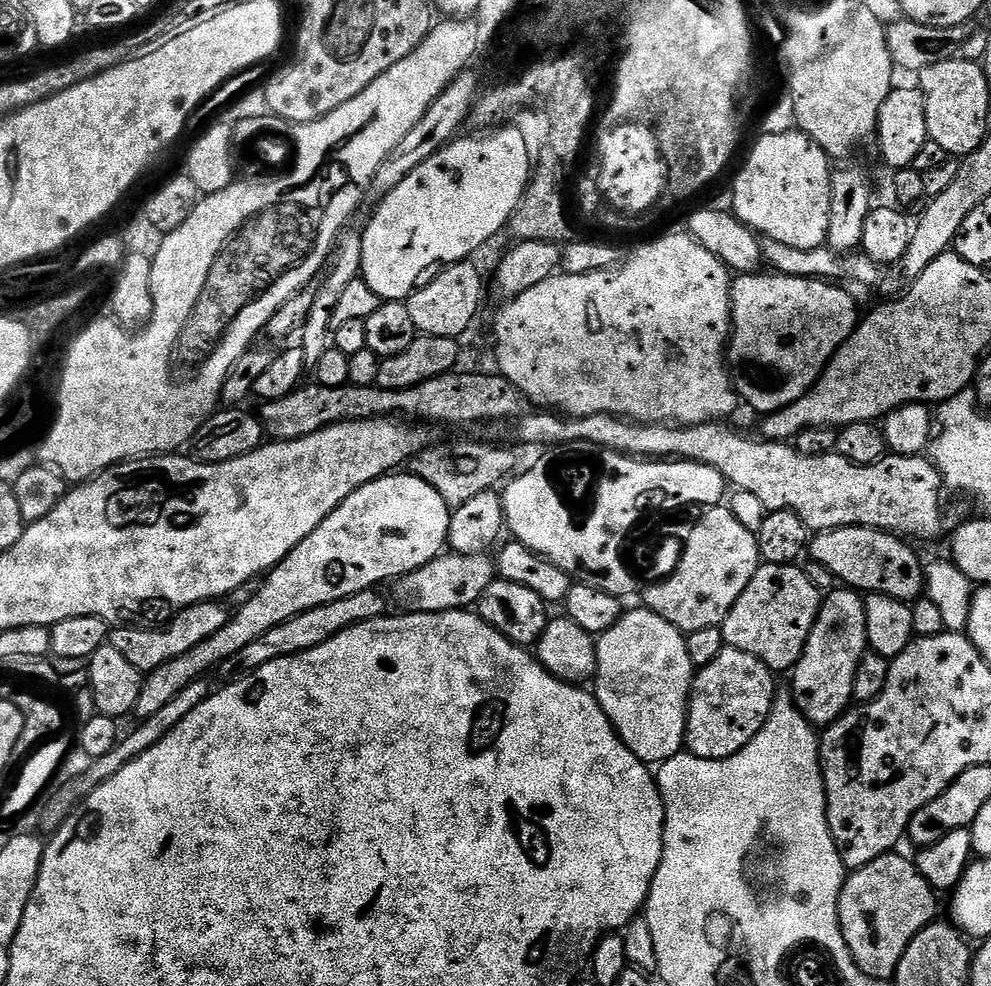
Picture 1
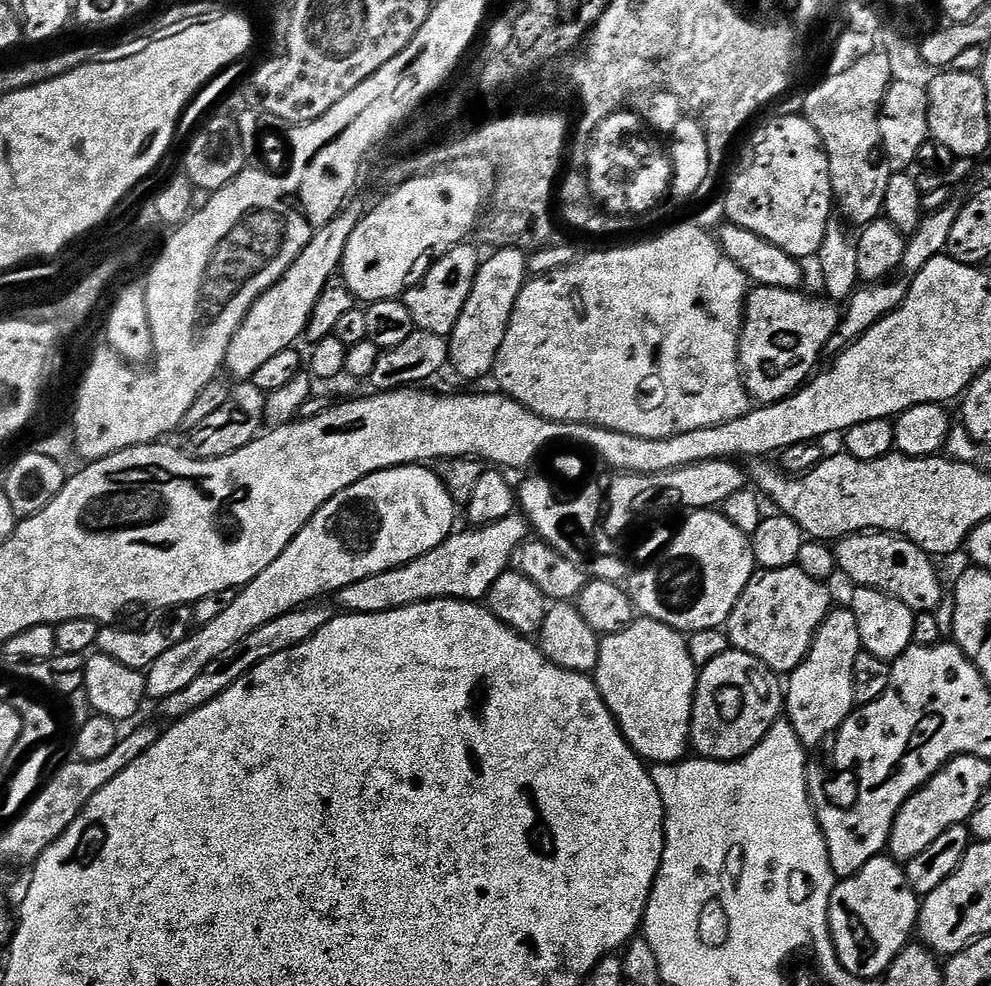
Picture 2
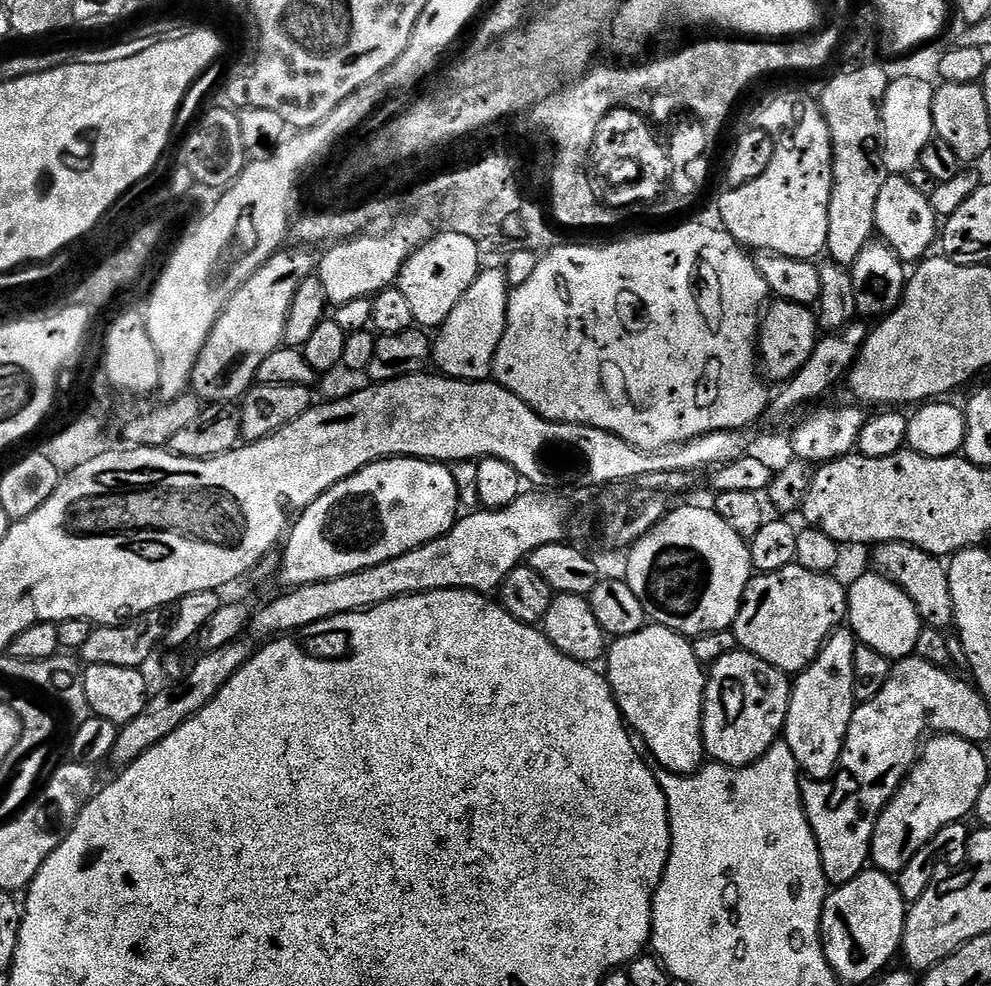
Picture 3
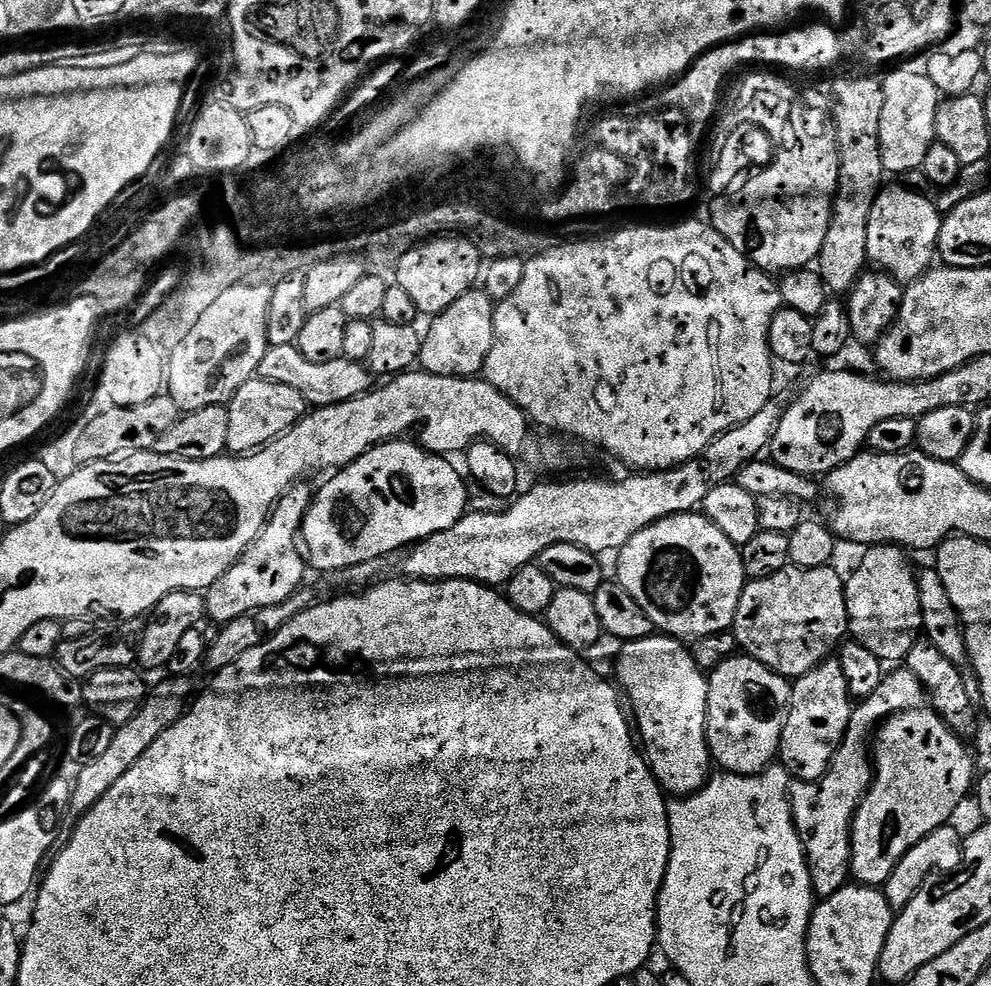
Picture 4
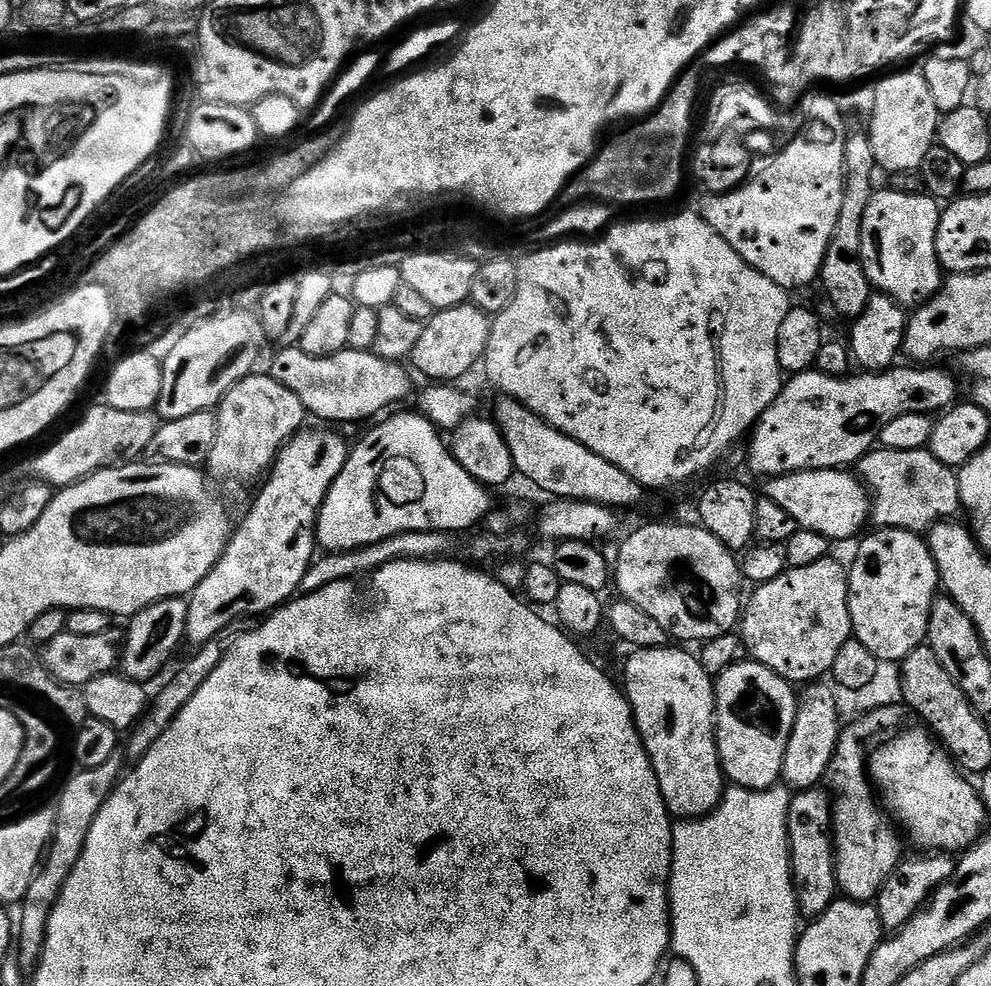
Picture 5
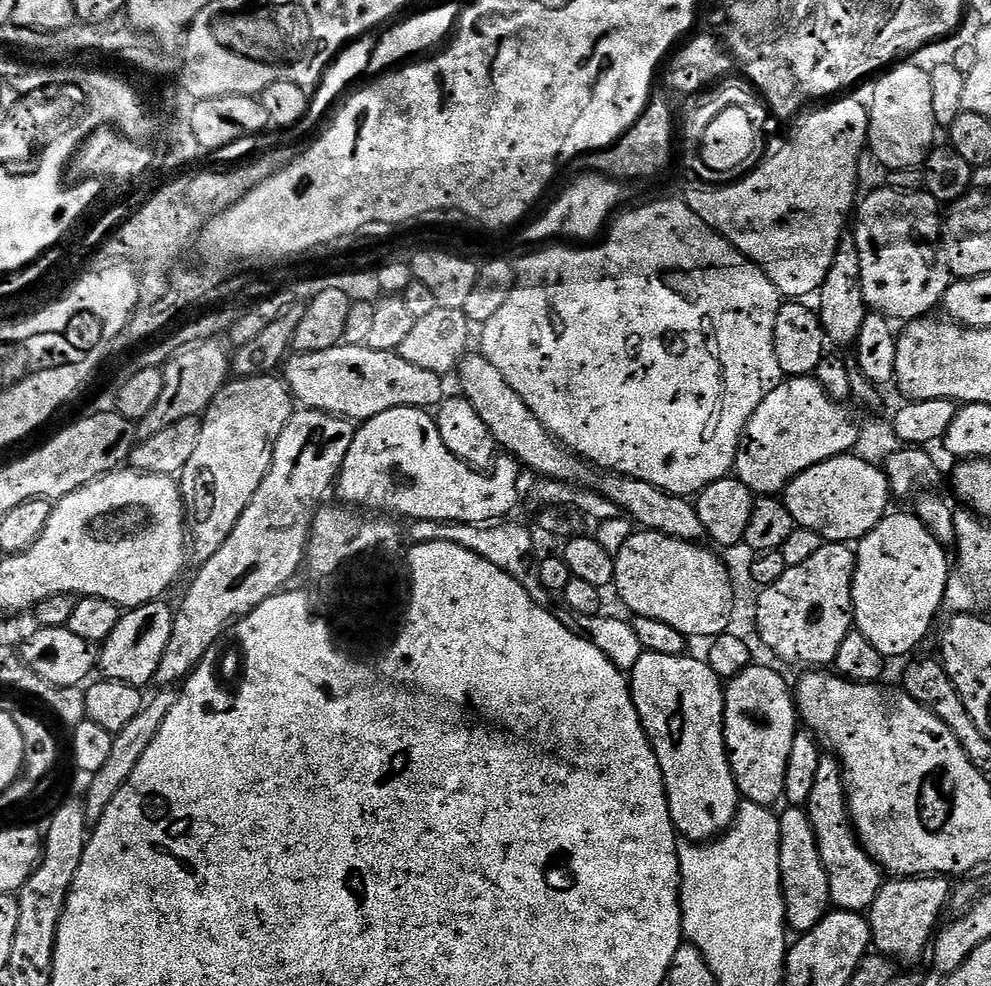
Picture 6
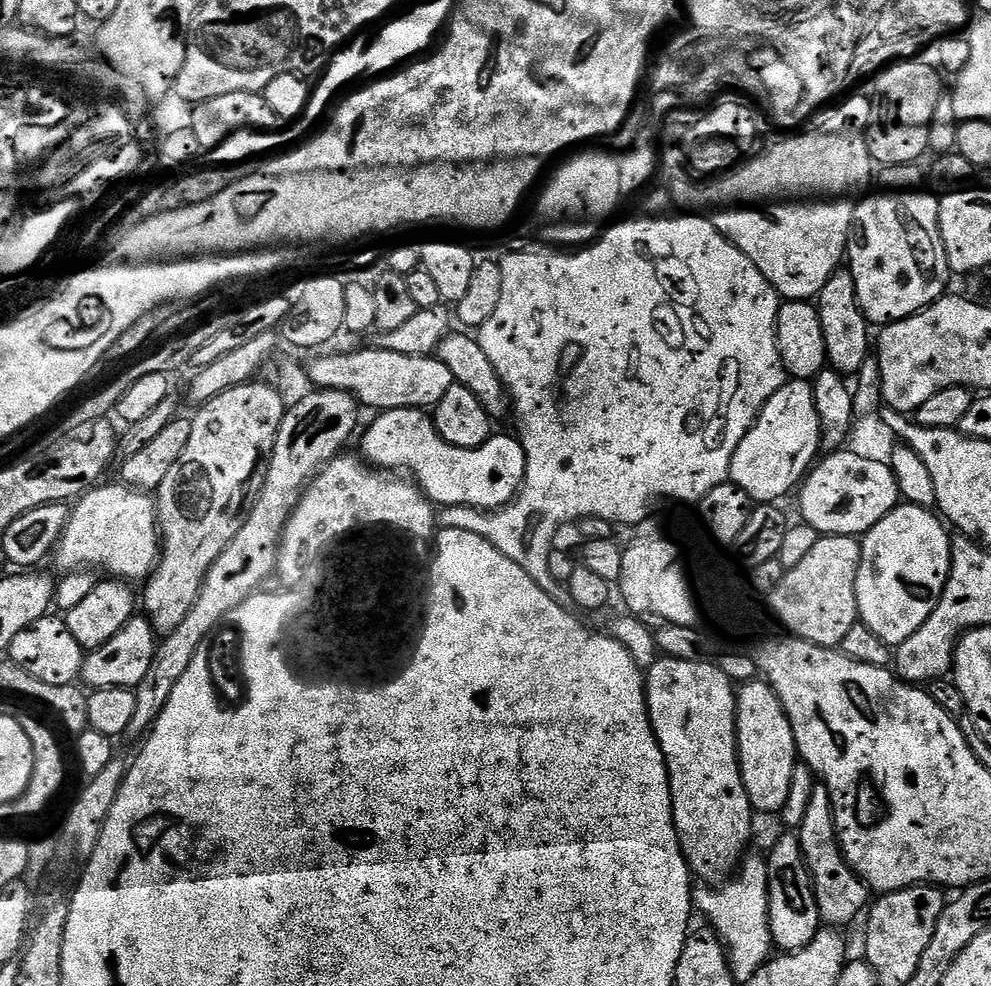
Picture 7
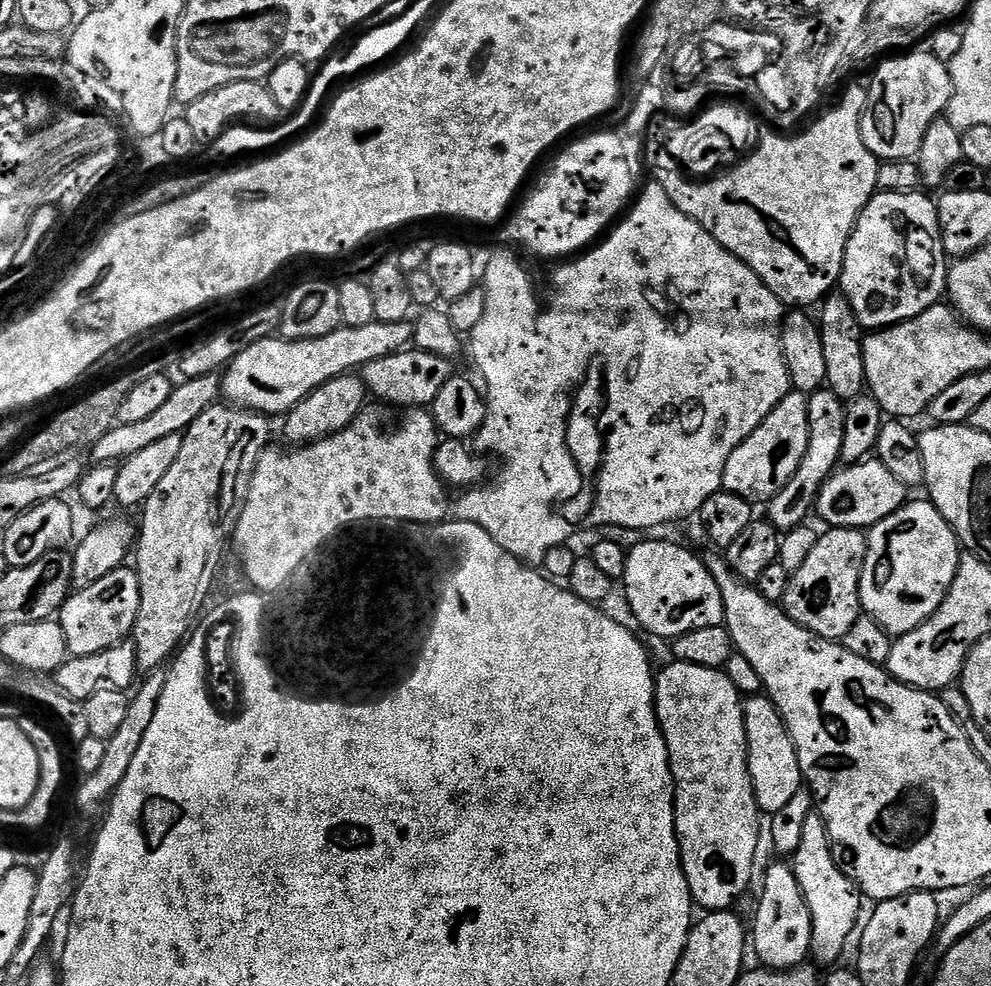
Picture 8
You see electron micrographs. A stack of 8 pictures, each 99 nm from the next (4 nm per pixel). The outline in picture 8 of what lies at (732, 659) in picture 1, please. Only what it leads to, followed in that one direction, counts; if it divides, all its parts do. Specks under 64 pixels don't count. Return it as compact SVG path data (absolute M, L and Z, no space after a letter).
M757 694L743 701L744 725L746 726L746 750L748 769L754 786L754 798L761 813L771 814L787 806L804 787L804 775L798 762L794 742L784 725L782 714L767 695Z

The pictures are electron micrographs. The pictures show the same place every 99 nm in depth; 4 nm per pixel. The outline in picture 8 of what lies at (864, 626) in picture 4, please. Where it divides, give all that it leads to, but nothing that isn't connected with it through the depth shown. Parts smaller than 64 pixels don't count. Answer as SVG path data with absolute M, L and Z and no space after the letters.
M927 499L914 500L905 502L898 511L875 524L867 533L868 553L860 575L861 609L875 618L893 638L905 636L907 632L929 620L934 610L942 606L954 582L954 574L958 574L962 555L962 545L940 511Z

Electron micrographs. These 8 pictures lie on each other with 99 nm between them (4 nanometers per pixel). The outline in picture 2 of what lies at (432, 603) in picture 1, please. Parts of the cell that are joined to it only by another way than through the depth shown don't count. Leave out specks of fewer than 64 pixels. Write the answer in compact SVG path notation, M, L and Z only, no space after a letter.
M513 514L511 516L506 516L501 520L494 522L493 524L482 524L479 526L472 526L467 529L469 532L460 532L461 530L453 531L452 535L448 536L439 544L434 546L432 550L422 554L409 561L408 564L401 564L398 568L387 568L385 572L380 574L370 574L369 577L362 578L361 580L356 580L354 583L341 589L340 592L335 593L334 600L337 600L341 604L343 611L345 613L351 614L353 612L361 612L362 614L370 614L371 612L385 612L391 608L401 608L407 604L416 604L420 600L470 600L473 602L480 602L485 599L490 590L490 586L494 586L494 582L498 582L498 578L502 573L509 571L510 565L512 563L512 555L514 550L519 544L523 544L525 540L529 539L530 536L530 525L523 515Z

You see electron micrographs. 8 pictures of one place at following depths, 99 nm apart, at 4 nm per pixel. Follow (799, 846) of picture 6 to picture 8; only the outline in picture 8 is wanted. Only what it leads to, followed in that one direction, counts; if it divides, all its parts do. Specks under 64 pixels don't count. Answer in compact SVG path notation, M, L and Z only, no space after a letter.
M776 862L764 872L764 889L756 904L756 917L750 920L750 948L756 951L768 970L799 968L809 959L812 950L812 923L802 886L798 886L796 869L791 863Z

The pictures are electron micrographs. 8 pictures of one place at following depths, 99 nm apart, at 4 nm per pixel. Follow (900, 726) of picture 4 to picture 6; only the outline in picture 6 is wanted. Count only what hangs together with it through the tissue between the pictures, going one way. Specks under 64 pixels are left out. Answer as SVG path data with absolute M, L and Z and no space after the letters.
M831 754L820 757L806 811L818 838L818 854L822 854L826 878L830 880L831 907L841 912L867 913L880 893L882 869L861 846L860 838L852 826L852 816L848 813L848 794L844 790L844 772L839 760Z

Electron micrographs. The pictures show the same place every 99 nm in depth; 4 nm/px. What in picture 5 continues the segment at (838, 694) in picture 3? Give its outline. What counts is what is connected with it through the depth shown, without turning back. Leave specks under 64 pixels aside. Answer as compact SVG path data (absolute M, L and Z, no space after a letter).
M813 682L799 693L794 730L786 746L786 758L782 758L782 780L789 789L815 788L828 775L828 767L842 731L842 719L835 704L837 693L829 688L824 682Z

